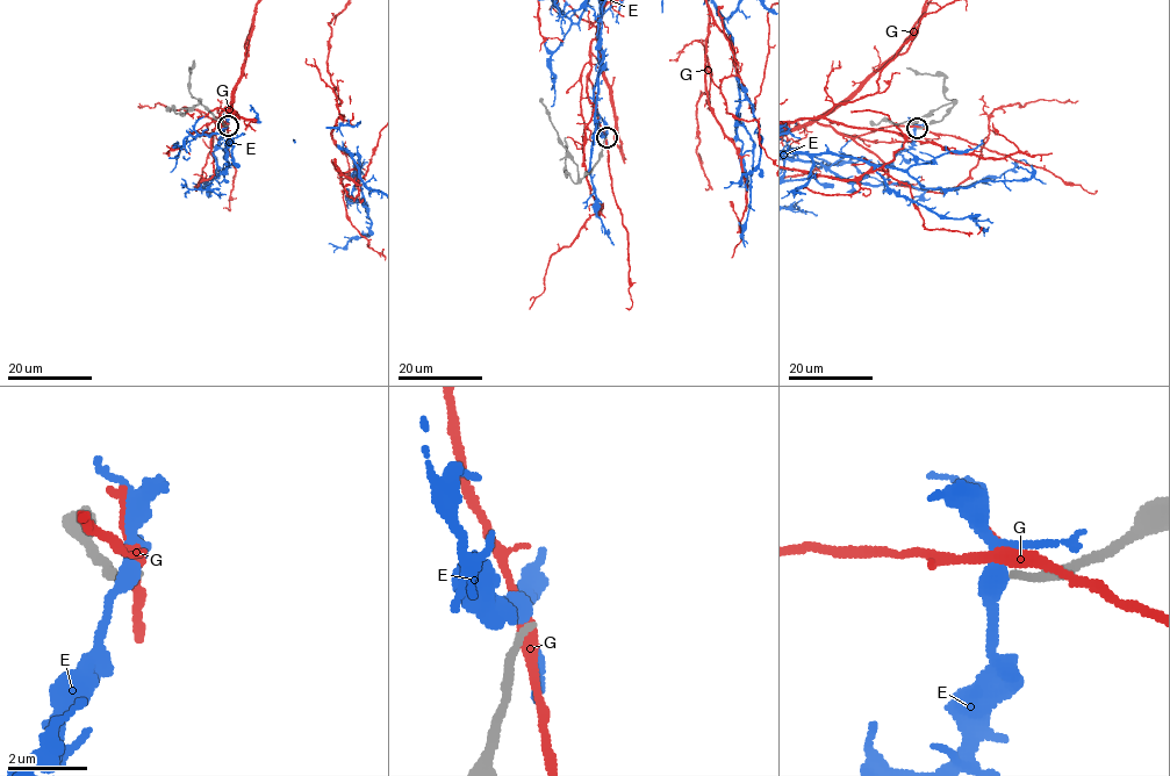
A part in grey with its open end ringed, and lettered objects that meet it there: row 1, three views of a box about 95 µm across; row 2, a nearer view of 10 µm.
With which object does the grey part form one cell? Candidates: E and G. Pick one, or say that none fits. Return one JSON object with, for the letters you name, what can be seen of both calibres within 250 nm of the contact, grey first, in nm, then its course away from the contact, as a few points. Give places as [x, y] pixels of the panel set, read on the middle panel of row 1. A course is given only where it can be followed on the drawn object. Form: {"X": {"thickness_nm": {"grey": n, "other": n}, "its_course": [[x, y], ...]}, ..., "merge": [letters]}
{"merge": []}

